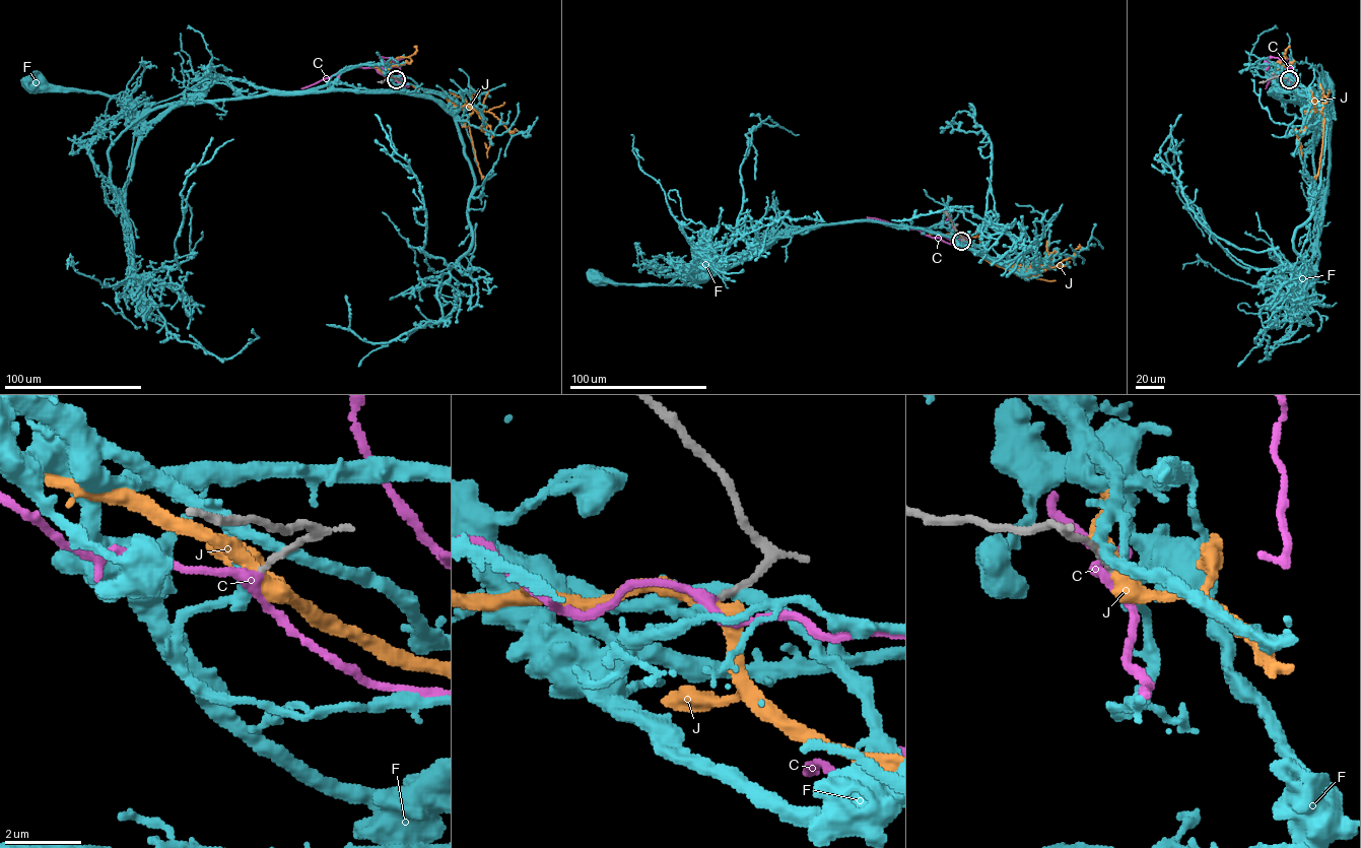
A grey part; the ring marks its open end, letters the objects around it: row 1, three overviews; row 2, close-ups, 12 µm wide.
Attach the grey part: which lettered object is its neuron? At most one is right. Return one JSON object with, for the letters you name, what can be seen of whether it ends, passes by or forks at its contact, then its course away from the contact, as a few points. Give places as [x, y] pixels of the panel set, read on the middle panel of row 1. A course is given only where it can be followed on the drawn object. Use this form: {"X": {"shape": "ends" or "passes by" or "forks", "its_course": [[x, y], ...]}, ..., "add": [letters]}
{"C": {"shape": "passes by", "its_course": [[961, 241], [931, 237], [916, 230], [867, 217]]}, "add": ["C"]}

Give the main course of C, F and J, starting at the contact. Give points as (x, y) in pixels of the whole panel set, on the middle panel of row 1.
C: (961, 241), (931, 237), (916, 230), (867, 217)
F: (962, 241), (921, 229), (875, 221), (844, 221), (785, 234), (689, 283), (612, 283), (599, 276)
J: (961, 241), (993, 263), (1017, 274), (1021, 270), (1030, 274), (1038, 272), (1033, 276), (1046, 267)

